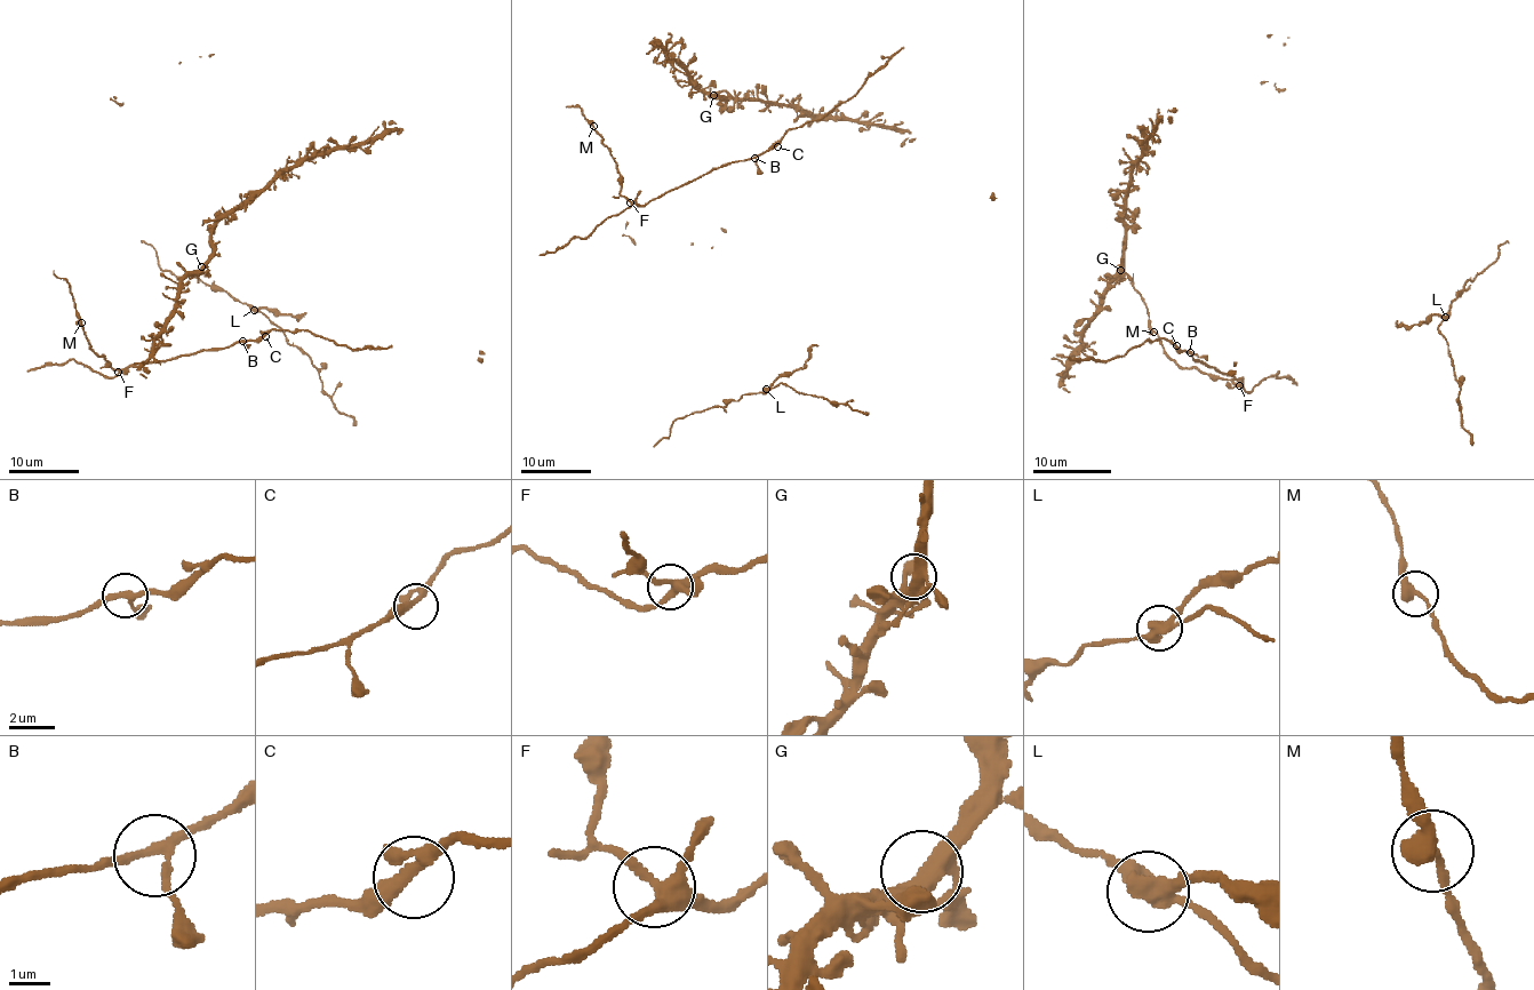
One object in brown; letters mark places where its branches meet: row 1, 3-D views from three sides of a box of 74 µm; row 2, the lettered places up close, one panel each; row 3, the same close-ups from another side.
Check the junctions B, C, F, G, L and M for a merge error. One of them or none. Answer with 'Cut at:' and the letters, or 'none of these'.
Cut at: L

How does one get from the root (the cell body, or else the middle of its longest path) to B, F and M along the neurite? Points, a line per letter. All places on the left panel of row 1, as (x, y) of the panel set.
B: (262, 334), (256, 340), (242, 341)
F: (262, 334), (256, 340), (223, 348), (199, 350), (118, 372)
M: (262, 334), (256, 340), (223, 348), (111, 369), (103, 356), (90, 348), (81, 324)

